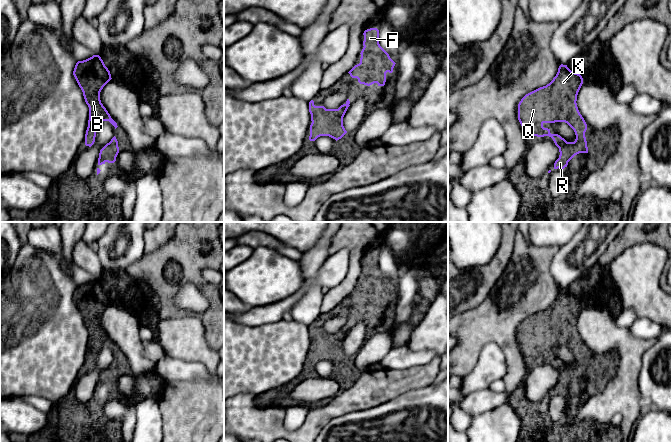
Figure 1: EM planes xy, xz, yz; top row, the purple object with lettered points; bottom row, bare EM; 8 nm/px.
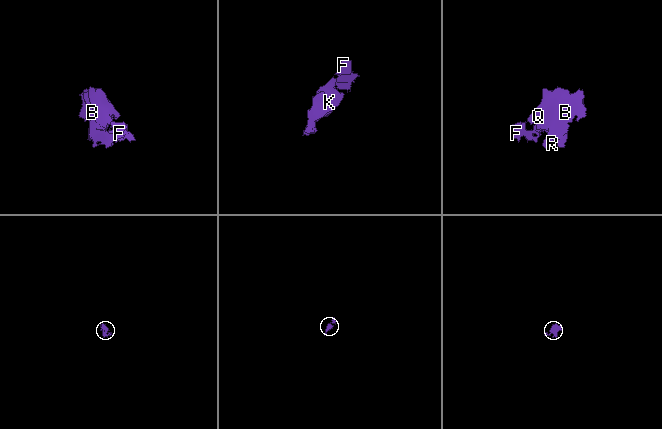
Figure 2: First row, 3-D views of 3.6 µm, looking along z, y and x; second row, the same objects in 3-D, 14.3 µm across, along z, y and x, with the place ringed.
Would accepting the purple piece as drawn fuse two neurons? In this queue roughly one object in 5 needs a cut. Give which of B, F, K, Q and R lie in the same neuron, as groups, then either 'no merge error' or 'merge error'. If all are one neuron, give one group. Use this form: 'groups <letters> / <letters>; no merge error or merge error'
groups B F K Q R; no merge error

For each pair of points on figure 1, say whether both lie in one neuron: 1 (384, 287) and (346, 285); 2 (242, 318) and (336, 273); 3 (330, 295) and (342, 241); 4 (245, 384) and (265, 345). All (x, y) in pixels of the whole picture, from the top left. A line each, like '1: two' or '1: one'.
1: two
2: one
3: one
4: one

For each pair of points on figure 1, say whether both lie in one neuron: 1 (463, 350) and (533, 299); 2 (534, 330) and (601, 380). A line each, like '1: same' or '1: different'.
1: same
2: same

